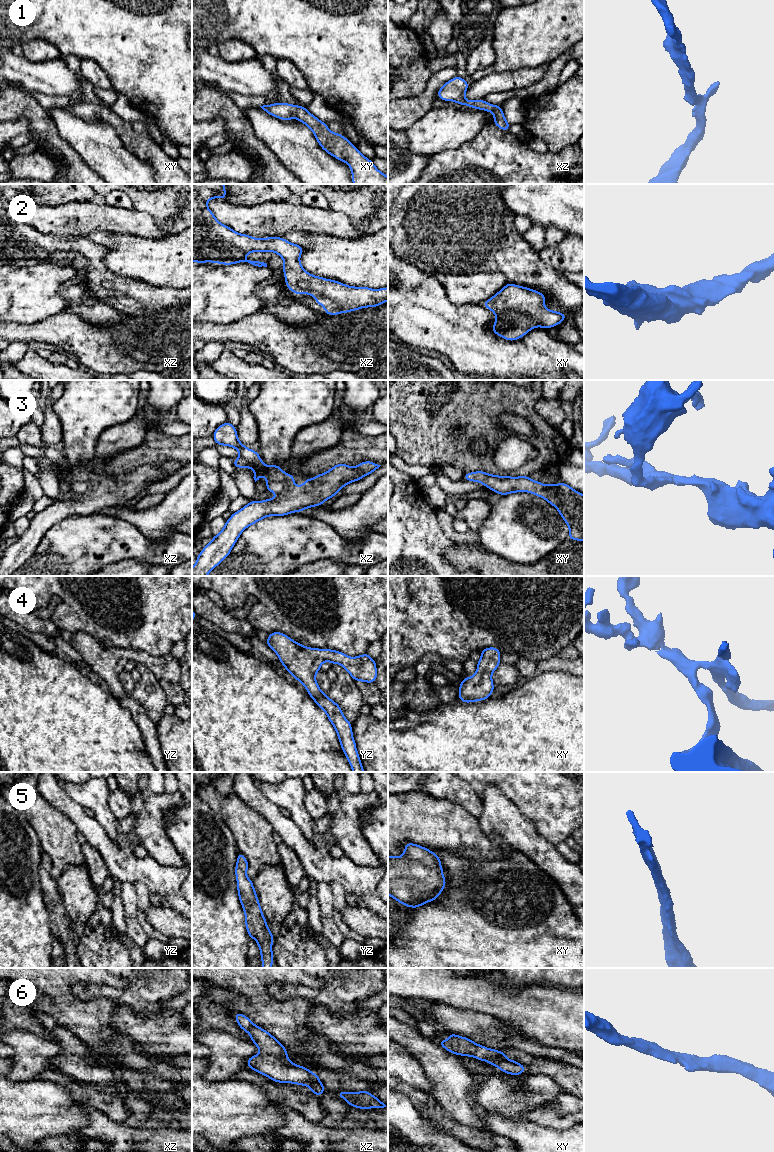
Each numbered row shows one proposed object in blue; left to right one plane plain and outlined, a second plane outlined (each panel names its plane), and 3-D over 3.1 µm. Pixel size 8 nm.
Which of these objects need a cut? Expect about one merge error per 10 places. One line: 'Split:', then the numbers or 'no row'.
Split: no row

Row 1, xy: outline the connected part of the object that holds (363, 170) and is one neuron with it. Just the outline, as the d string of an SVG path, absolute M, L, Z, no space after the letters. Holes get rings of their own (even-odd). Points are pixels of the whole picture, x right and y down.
M273 103L260 107L276 118L284 121L296 118L310 128L324 151L349 165L353 184L388 184L388 177L376 168L372 160L366 158L342 134L331 132L327 123L312 115L306 107L289 103Z

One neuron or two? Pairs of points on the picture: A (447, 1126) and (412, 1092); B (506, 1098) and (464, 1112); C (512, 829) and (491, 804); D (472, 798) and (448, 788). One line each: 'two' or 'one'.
A: one
B: two
C: one
D: one

